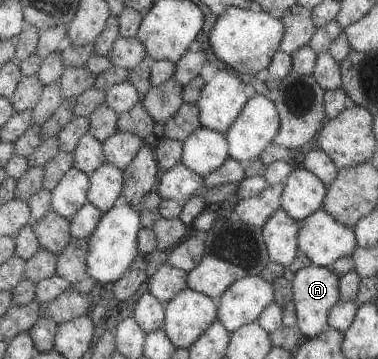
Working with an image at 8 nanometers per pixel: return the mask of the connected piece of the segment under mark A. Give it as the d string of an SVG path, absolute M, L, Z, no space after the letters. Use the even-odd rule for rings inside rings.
M311 264L296 271L290 279L294 305L295 323L305 337L315 337L327 325L329 310L340 300L338 294L338 277L329 269Z

